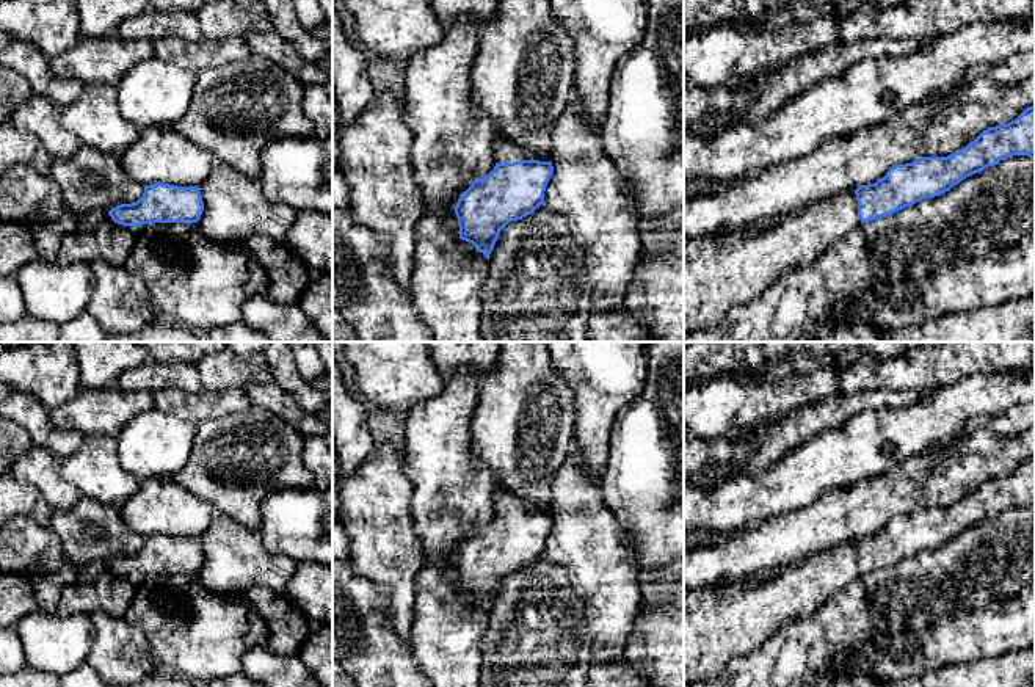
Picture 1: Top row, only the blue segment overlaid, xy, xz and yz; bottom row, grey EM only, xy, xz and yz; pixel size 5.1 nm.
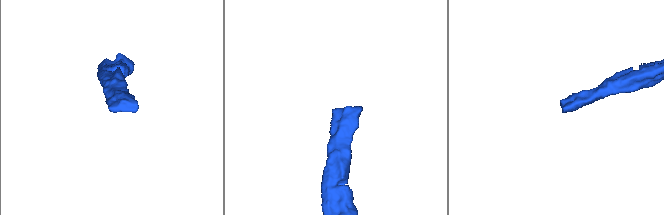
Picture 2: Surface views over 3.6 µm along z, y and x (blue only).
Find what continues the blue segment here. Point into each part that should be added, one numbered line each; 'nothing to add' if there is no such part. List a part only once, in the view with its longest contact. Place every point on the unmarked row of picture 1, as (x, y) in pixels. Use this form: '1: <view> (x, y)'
1: xz (505, 502)

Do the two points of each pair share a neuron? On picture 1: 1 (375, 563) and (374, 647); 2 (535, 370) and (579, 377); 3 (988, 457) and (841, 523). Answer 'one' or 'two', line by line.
1: two
2: two
3: one

